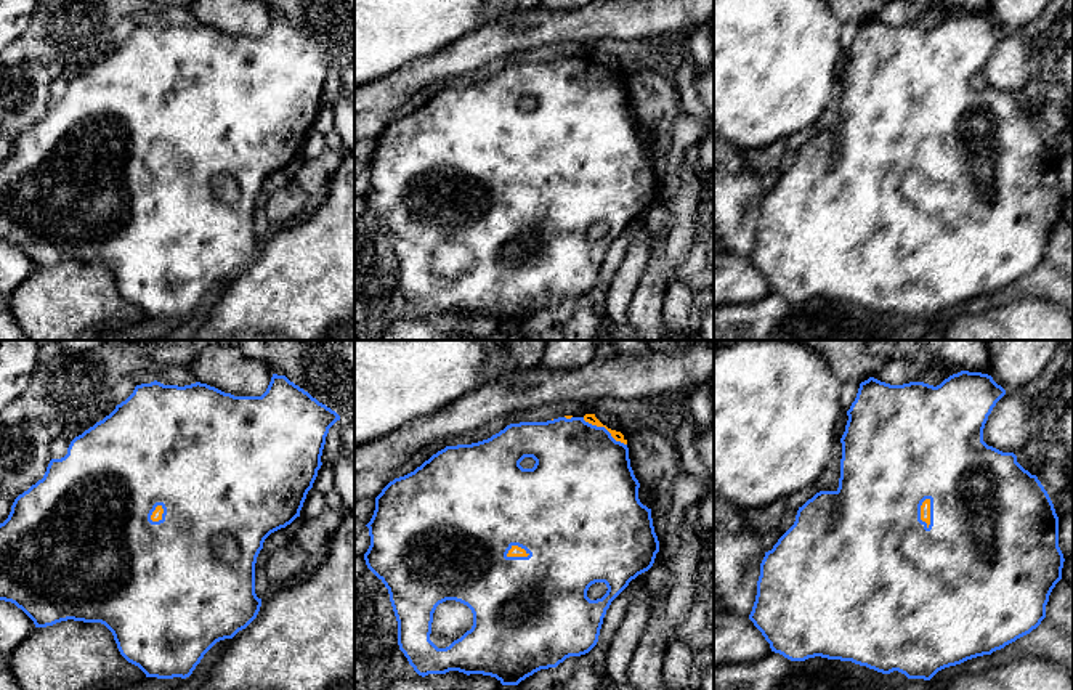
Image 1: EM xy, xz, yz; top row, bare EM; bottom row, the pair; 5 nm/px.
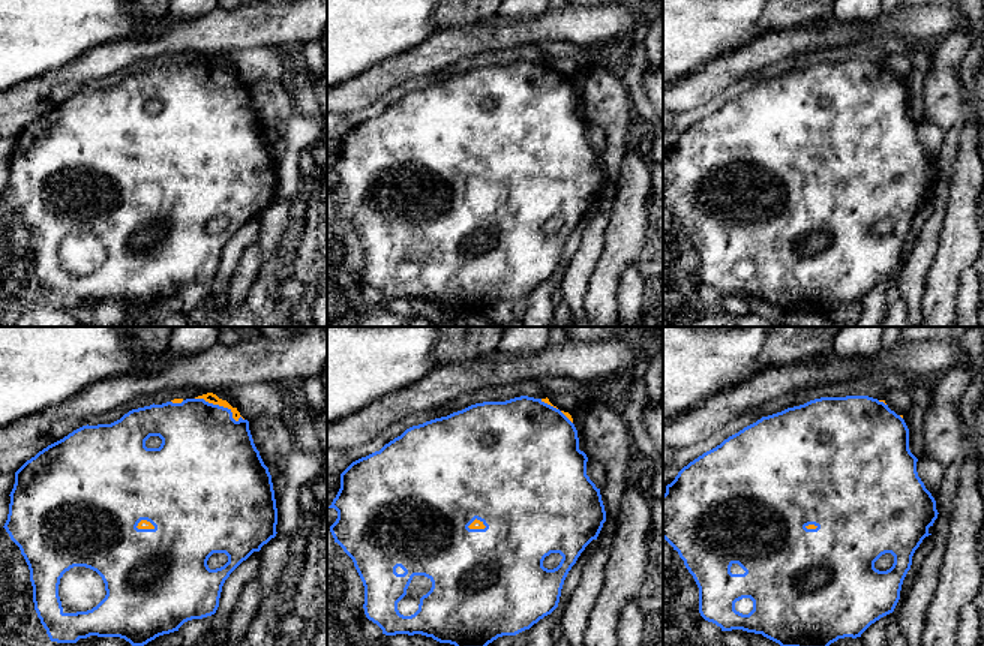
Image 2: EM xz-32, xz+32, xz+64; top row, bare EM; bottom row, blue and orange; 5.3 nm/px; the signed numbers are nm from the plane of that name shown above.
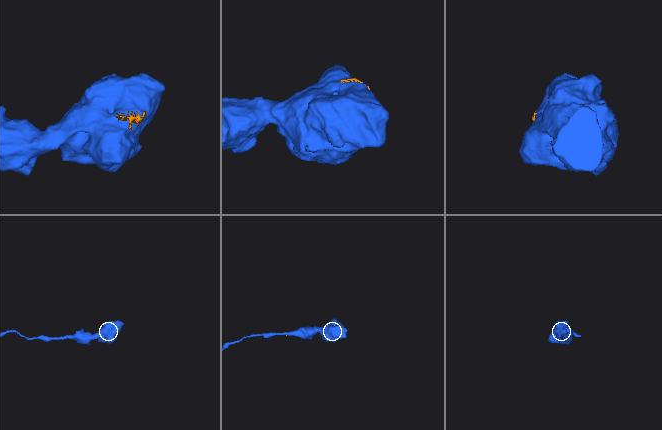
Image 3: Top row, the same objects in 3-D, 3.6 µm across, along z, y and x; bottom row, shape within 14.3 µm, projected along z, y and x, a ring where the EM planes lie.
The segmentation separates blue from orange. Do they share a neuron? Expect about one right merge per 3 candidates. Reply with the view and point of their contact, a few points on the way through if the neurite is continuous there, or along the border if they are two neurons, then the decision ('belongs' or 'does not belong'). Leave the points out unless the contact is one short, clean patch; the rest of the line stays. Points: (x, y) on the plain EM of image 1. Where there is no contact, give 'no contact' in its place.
contact yz (931, 154); belongs

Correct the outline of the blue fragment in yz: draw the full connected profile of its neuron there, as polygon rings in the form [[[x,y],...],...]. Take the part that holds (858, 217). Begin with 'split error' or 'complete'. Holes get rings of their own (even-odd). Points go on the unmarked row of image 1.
split error; [[[961,11],[933,27],[924,22],[890,26],[874,18],[860,24],[855,42],[847,51],[848,61],[840,79],[840,119],[836,132],[820,132],[799,148],[794,165],[765,193],[760,204],[757,236],[749,260],[770,284],[771,292],[791,302],[821,297],[852,302],[882,315],[898,311],[908,319],[930,321],[938,311],[967,300],[991,295],[1030,274],[1046,258],[1046,246],[1062,220],[1063,194],[1059,188],[1059,157],[1038,120],[1018,103],[1014,93],[1002,93],[983,82],[983,69],[996,43],[1006,35],[991,16]]]

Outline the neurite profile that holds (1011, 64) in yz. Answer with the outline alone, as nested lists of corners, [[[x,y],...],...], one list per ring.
[[[1006,32],[988,56],[983,82],[1002,93],[1017,95],[1035,72],[1035,58],[1026,32]]]

